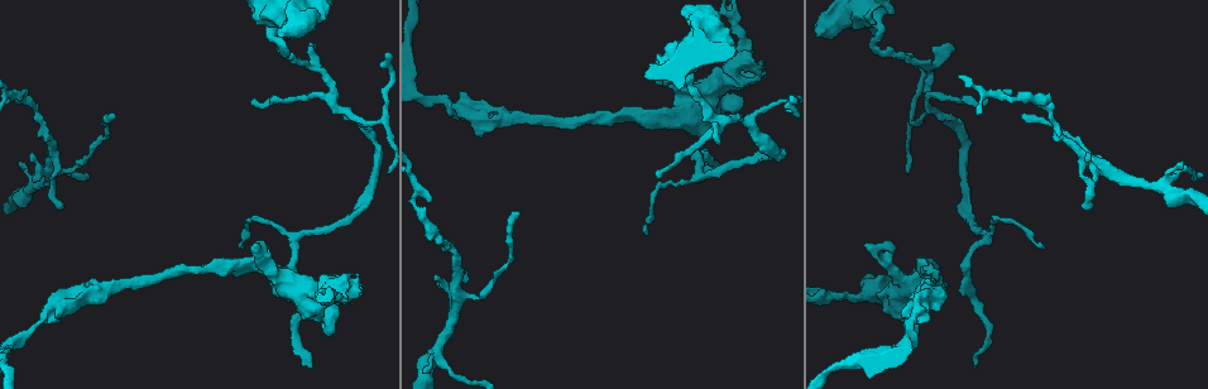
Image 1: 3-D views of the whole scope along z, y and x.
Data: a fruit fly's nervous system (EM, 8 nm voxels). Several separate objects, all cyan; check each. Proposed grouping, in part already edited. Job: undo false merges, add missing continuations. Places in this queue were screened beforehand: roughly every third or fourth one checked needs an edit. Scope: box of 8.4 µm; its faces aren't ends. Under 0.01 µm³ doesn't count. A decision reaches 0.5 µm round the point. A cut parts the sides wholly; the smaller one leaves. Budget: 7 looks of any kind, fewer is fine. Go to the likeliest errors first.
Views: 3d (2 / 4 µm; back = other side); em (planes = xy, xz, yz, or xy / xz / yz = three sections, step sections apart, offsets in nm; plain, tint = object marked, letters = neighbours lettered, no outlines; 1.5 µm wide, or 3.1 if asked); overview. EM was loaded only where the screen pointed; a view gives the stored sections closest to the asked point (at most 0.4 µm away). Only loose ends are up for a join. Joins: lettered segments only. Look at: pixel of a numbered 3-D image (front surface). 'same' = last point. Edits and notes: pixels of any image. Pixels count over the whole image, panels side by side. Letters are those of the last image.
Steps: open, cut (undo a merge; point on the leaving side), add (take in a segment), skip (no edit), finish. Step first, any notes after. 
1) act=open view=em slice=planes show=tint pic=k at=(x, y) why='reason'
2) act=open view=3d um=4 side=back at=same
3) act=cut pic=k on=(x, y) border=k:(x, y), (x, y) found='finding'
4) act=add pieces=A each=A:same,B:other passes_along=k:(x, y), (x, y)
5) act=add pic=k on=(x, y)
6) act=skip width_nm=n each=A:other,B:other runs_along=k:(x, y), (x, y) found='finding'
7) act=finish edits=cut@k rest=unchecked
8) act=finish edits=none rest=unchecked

act=open view=3d um=2 pic=1 at=(976, 367) why='tapers out'

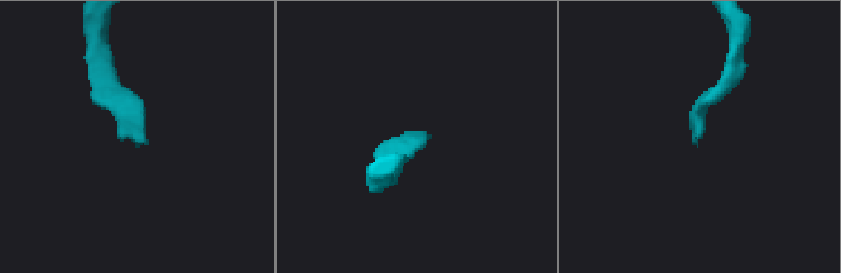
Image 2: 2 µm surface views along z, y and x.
act=open view=em slice=planes show=letters pic=2 at=(144, 143) why='now the EM'

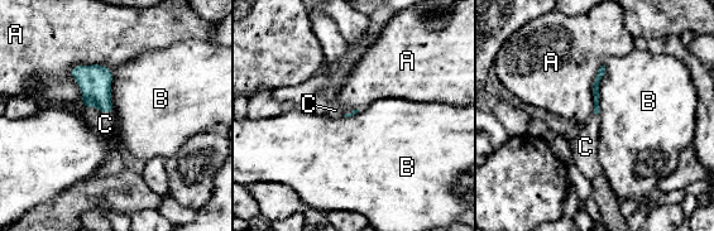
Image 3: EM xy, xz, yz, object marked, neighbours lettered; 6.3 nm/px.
act=add pieces=C each=A:other,B:other,C:same passes_along=3:(95, 81), (99, 109), (105, 124) found='it goes on there'

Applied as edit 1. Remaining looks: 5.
act=open view=overview why='redraw'

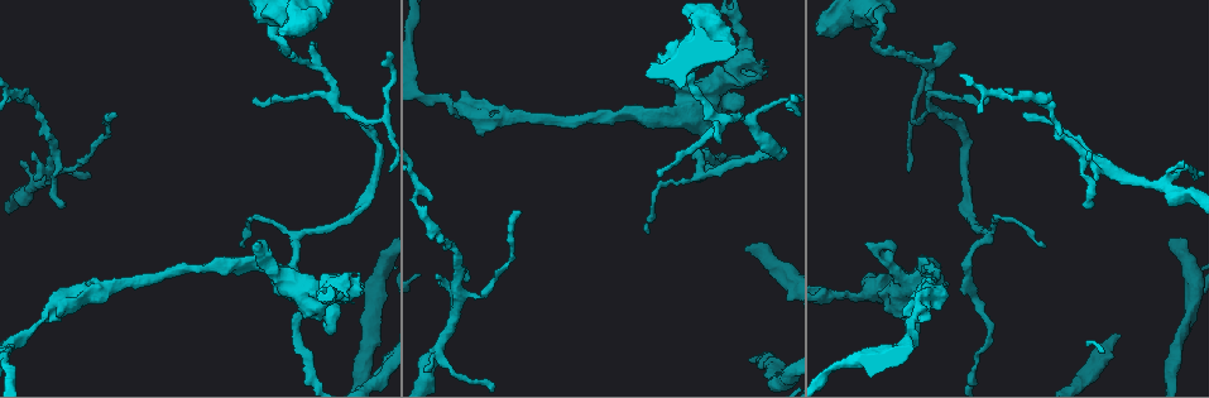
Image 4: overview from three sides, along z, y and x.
act=open view=em slice=planes show=letters pic=4 at=(520, 213) why='an open end'

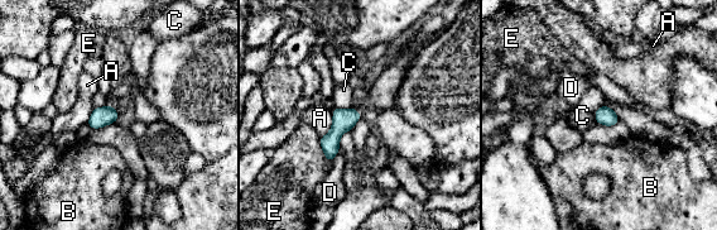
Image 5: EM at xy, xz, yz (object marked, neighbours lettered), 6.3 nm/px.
act=skip longest_contact=A:200nm each=A:other,B:other,C:other,D:other,E:other border=5:(602, 104), (596, 110), (593, 120) found='none of them fits'

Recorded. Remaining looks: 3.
act=open view=3d um=2 pic=4 at=(31, 187)

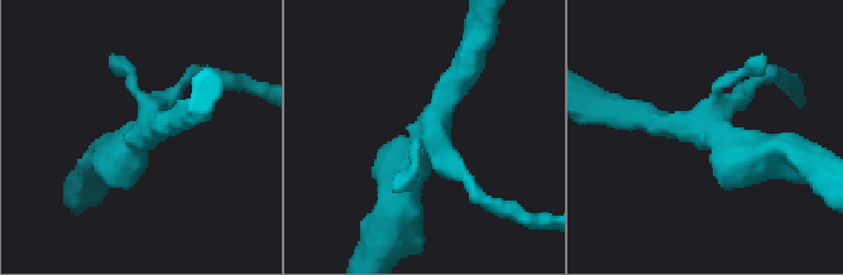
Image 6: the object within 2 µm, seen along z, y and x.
act=open view=em slice=xy step=8 show=tint pic=6 at=(143, 129) why='need the tissue'

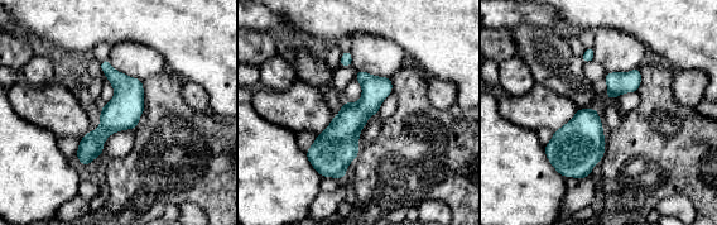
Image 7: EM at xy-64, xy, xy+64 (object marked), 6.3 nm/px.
act=open view=em slice=yz step=8 show=letters at=same

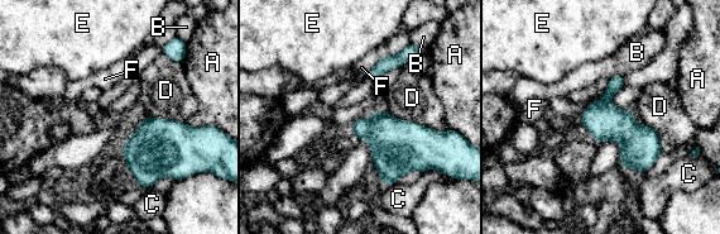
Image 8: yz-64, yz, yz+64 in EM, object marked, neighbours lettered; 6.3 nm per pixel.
act=skip each=A:other,B:other,C:other,D:other,E:other,F:other found='one neuron here'

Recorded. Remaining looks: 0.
act=finish edits=add@3 rest=unchecked

